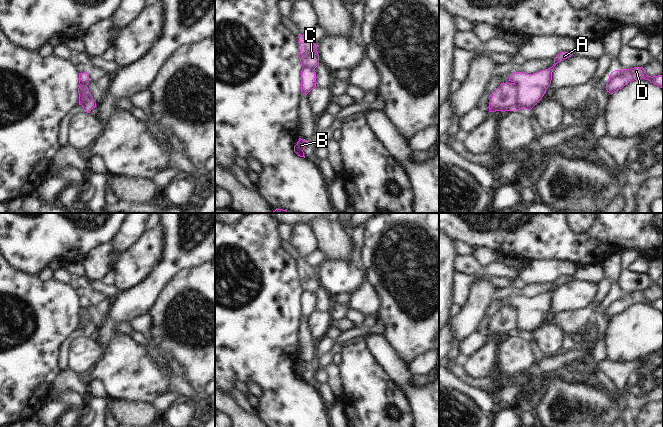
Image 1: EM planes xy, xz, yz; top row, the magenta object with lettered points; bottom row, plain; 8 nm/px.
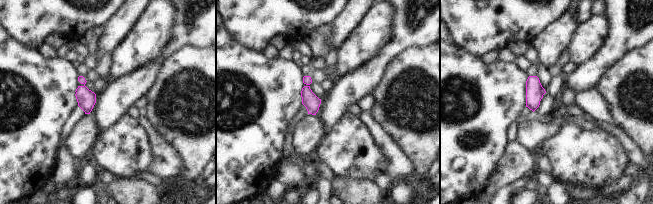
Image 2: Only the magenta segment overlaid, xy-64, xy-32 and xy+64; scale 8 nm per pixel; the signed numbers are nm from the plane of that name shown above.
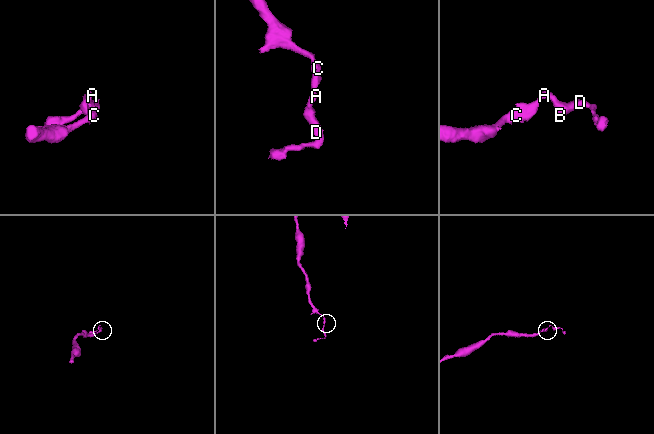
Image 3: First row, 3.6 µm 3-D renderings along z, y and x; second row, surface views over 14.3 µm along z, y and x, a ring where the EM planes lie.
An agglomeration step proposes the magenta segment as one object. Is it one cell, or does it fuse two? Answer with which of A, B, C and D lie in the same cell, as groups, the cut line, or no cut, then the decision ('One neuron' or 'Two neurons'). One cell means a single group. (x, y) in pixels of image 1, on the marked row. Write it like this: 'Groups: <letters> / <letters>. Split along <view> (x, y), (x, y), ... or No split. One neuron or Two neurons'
Groups: A B D / C. Split along yz (514, 82), (516, 97), (522, 107). Two neurons

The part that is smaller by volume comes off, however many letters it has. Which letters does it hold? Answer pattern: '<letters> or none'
A, B, D

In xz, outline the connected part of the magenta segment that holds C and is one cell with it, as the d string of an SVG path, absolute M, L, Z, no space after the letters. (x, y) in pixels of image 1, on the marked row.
M300 34L298 38L301 47L301 50L298 55L301 62L301 66L309 67L315 70L315 68L320 64L316 44L310 43L307 38L304 37L302 34Z

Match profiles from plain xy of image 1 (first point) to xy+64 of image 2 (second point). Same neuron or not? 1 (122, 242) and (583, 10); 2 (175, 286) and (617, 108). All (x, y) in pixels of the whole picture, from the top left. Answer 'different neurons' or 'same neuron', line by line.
1: same neuron
2: same neuron

